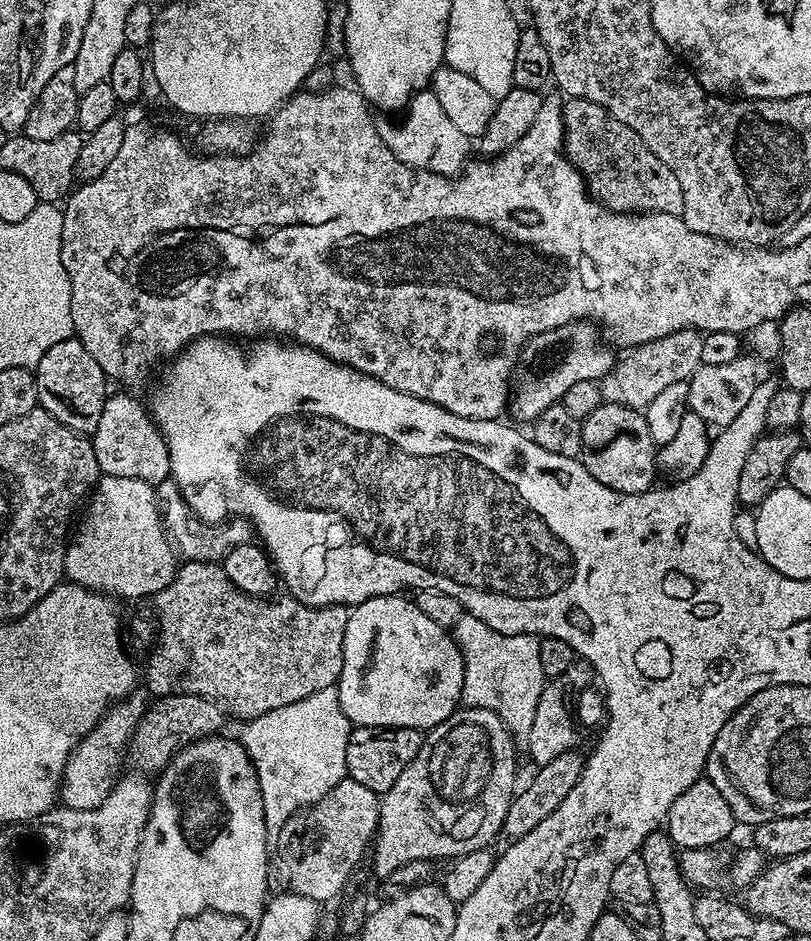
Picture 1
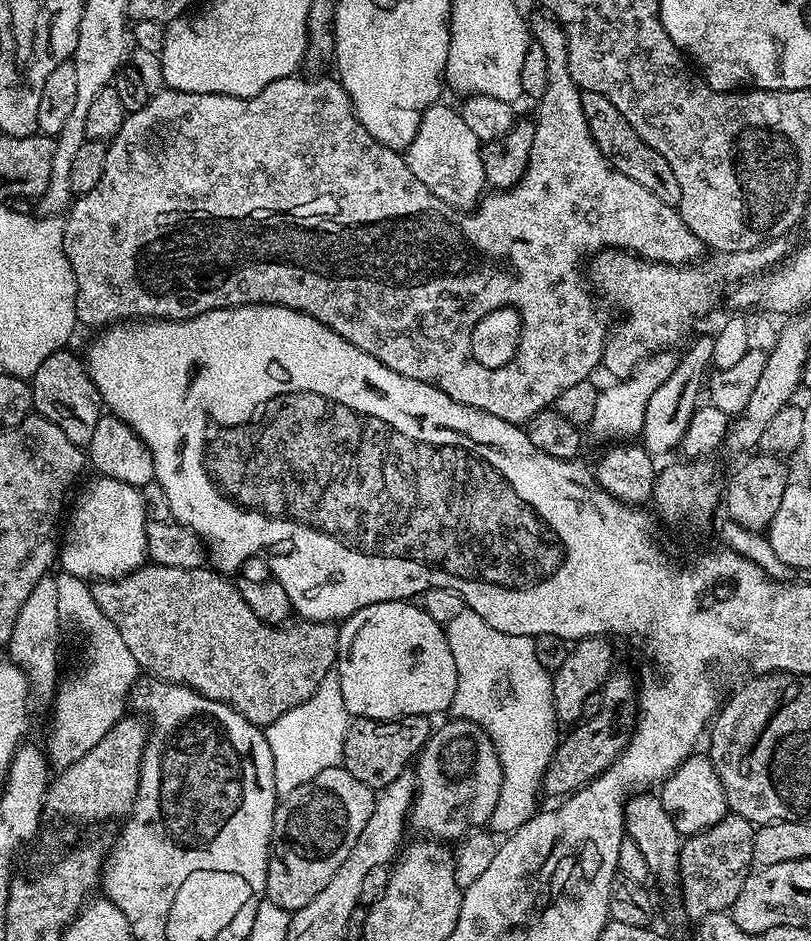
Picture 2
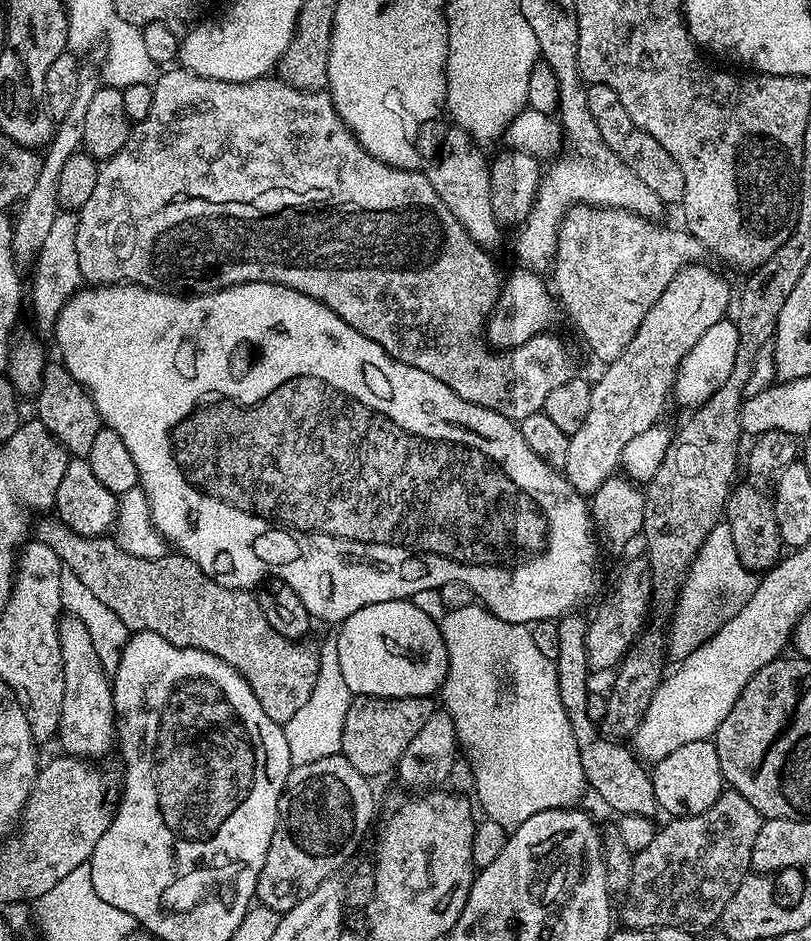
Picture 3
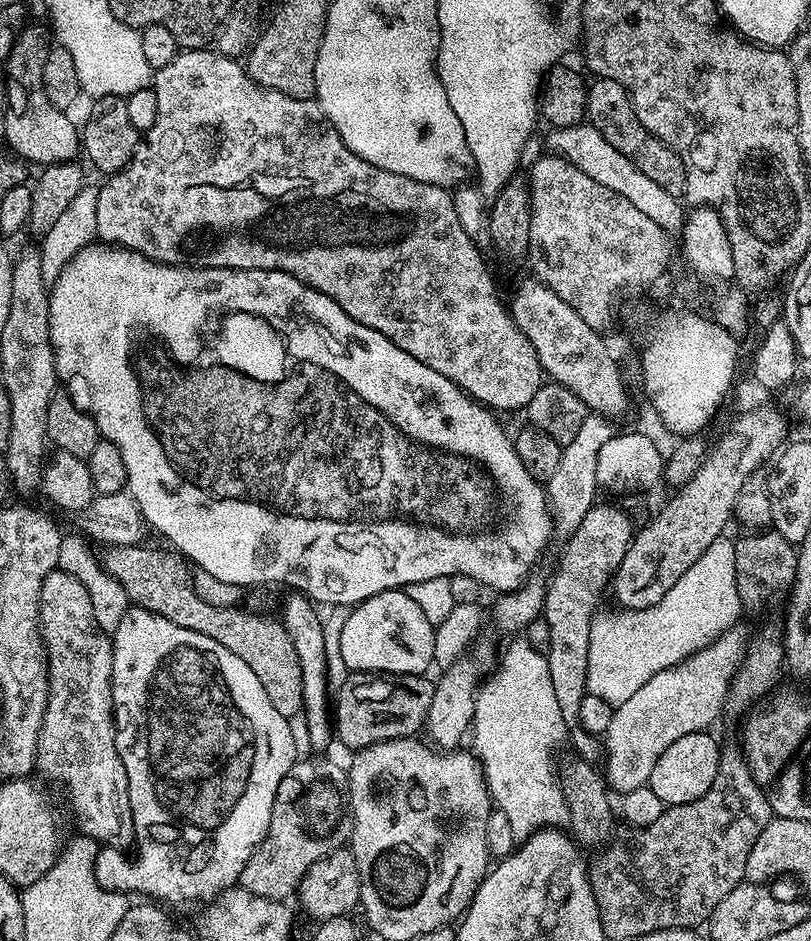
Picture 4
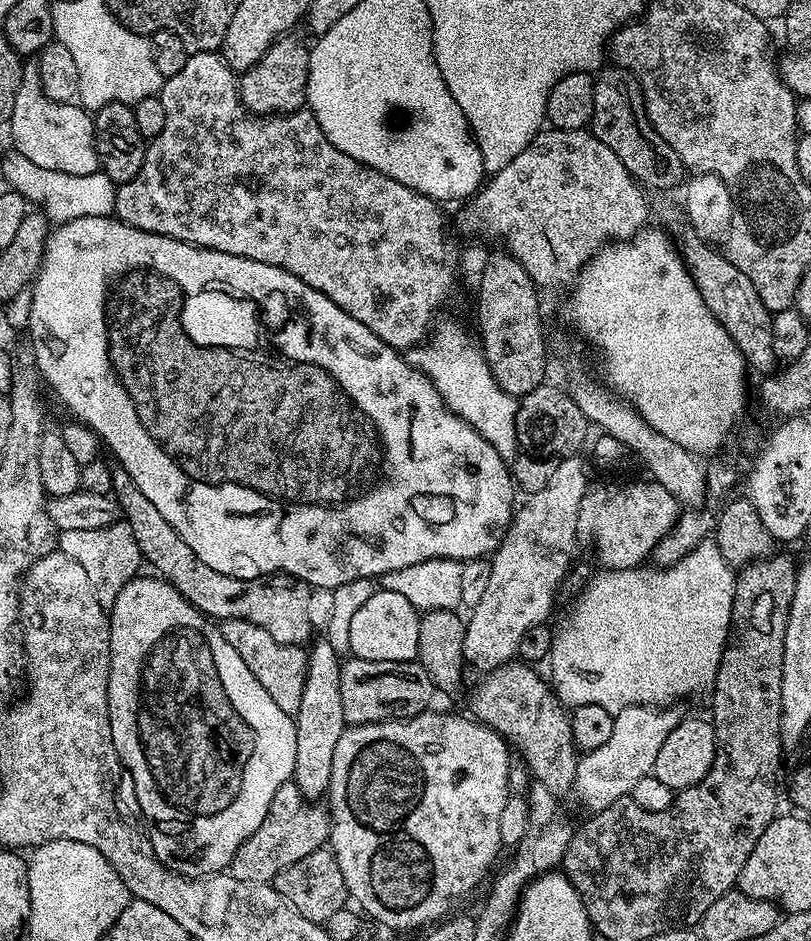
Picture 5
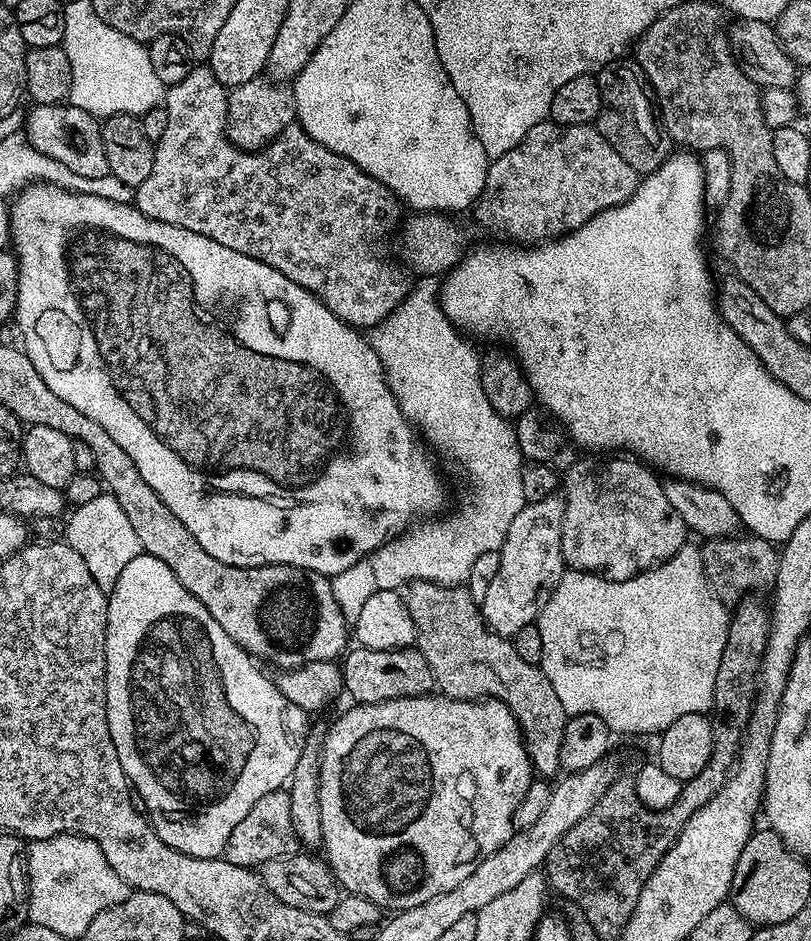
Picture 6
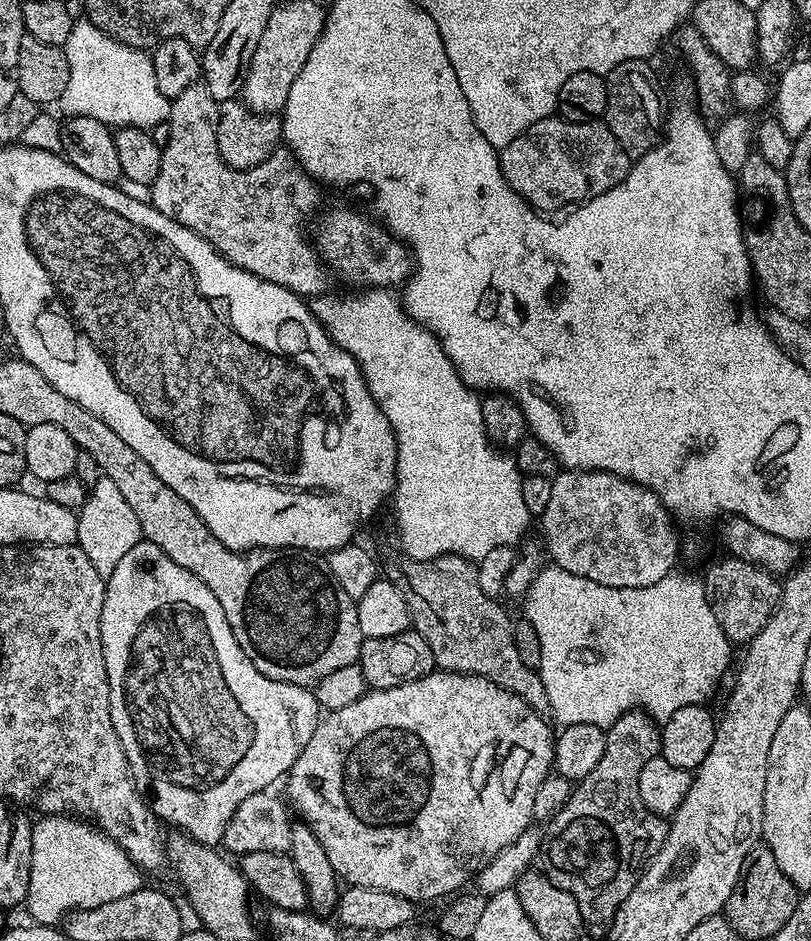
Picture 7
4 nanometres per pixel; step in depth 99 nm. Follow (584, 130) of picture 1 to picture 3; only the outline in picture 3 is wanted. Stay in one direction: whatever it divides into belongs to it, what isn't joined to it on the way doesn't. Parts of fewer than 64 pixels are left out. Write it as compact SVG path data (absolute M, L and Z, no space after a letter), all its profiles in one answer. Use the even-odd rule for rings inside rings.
M589 84L587 89L586 102L590 106L590 114L594 114L598 134L602 134L602 142L606 142L606 146L614 150L618 158L622 158L625 166L634 170L634 174L638 174L638 178L642 178L642 182L646 182L646 186L650 186L650 190L658 194L658 198L664 205L683 205L686 178L682 174L682 166L678 166L678 162L674 162L674 158L670 158L670 154L666 154L666 150L662 150L662 146L658 146L658 142L654 142L654 138L646 134L646 130L634 126L634 118L626 114L626 106L618 102L618 94L614 94L610 86Z

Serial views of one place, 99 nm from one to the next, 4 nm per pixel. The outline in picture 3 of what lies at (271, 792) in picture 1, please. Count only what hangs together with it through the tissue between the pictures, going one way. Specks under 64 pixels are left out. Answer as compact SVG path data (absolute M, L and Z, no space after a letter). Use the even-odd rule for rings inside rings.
M328 638L324 645L319 645L320 653L320 673L318 682L314 682L314 694L310 694L306 706L290 718L290 722L283 724L283 730L286 734L286 746L290 746L290 758L293 765L309 764L318 762L318 758L330 758L340 752L342 746L342 726L346 722L346 710L352 705L354 694L346 686L346 678L342 678L342 666L338 663L338 646L335 639Z

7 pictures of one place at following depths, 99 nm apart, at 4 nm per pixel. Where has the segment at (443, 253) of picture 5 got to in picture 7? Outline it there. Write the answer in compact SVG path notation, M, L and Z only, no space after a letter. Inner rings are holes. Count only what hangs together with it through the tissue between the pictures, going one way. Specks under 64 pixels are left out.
M203 82L191 84L182 90L182 94L171 97L171 101L172 109L166 121L170 126L170 138L163 148L158 178L154 178L151 185L152 207L184 228L194 230L194 234L210 242L221 256L246 270L248 275L257 276L264 282L274 282L301 298L325 295L329 291L330 272L313 241L307 235L304 237L304 219L319 206L322 188L300 165L295 152L281 146L258 166L231 168L222 154L218 154L220 105L208 87Z

